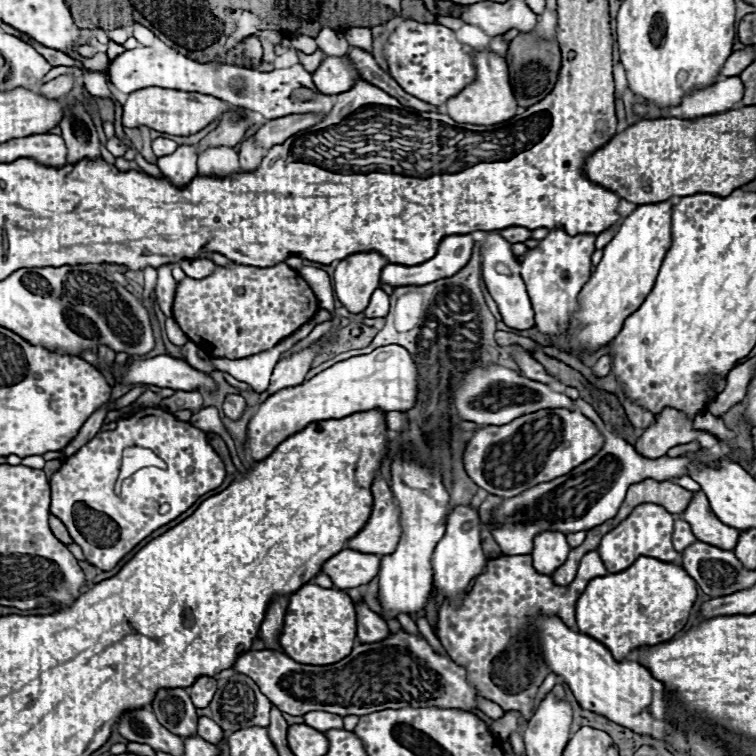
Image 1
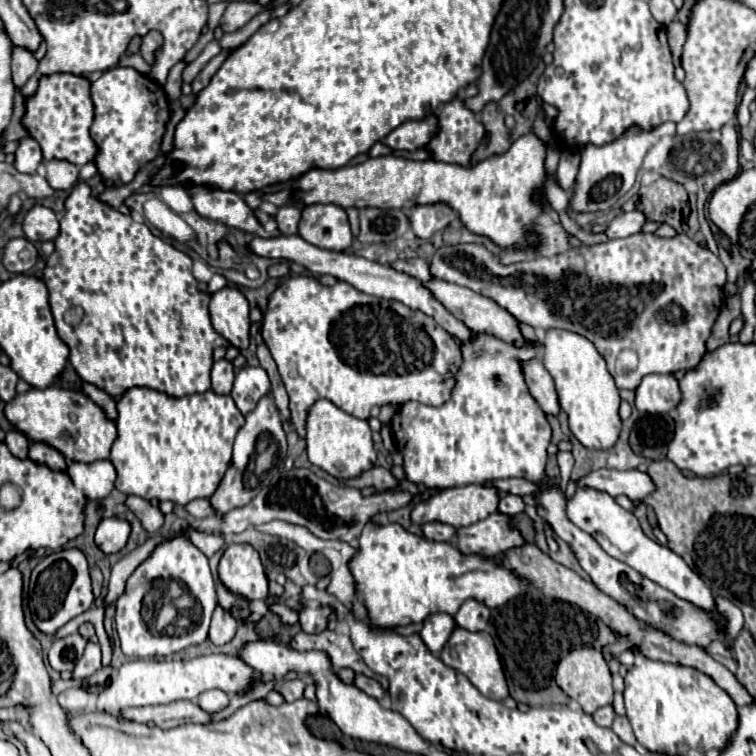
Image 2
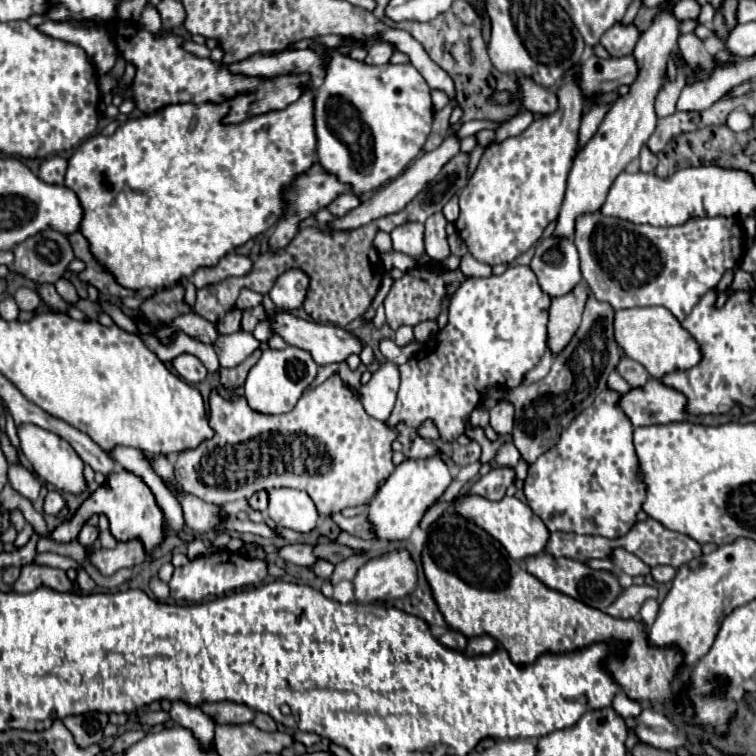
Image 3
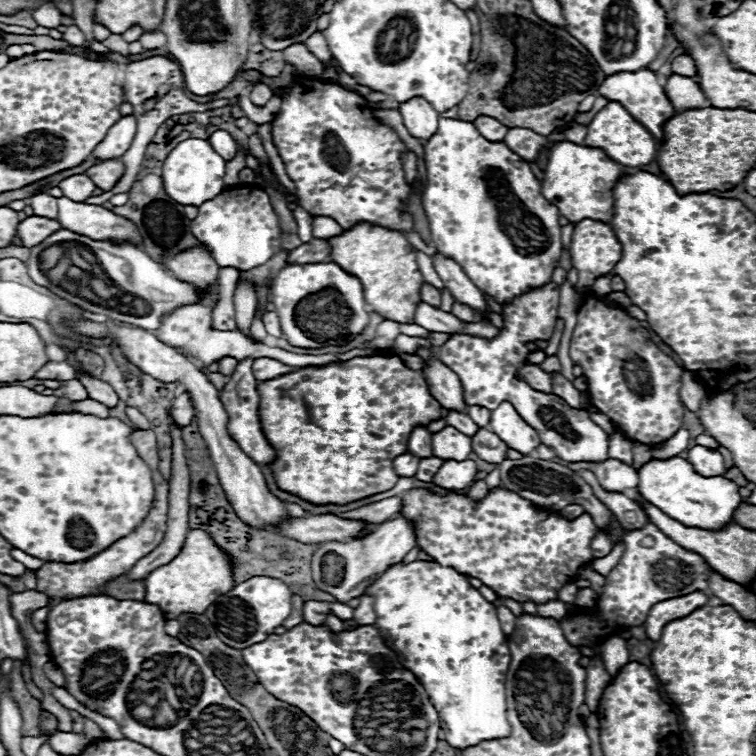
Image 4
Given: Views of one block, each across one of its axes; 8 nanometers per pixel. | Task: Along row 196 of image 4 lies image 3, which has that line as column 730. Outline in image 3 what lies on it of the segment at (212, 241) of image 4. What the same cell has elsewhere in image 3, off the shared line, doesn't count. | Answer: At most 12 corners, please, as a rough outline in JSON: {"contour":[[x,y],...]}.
{"contour":[[584,214],[582,278],[680,322],[738,268],[732,216],[656,228]]}

